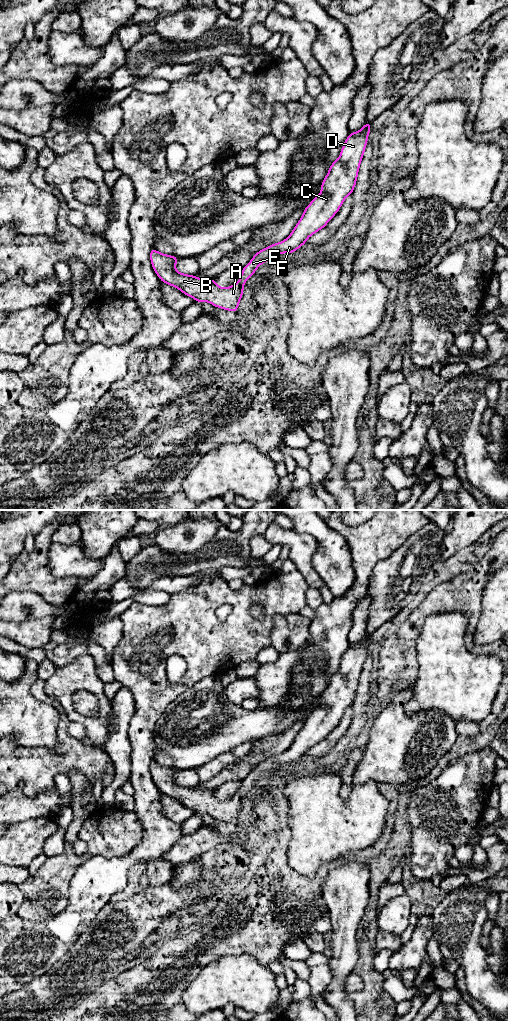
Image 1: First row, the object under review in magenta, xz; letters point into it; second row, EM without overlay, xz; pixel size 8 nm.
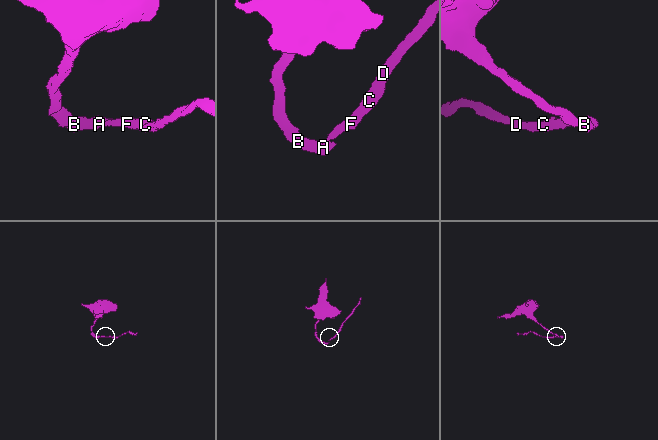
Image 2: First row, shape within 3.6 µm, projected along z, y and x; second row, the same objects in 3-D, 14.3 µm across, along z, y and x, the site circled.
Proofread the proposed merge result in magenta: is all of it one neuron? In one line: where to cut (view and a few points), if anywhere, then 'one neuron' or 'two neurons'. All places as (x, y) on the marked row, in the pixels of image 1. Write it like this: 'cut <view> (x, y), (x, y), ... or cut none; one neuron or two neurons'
cut none; one neuron

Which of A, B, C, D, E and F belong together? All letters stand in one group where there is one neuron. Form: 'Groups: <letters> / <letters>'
Groups: A B C D E F

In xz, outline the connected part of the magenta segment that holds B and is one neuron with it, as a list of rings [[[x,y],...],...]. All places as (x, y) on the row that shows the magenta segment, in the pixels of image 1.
[[[365,123],[361,130],[350,132],[339,158],[329,167],[328,174],[322,181],[321,193],[305,208],[289,237],[255,253],[252,260],[242,269],[239,281],[235,285],[222,288],[214,279],[201,279],[179,273],[175,268],[177,257],[162,254],[152,248],[150,260],[158,277],[162,282],[178,288],[199,303],[207,301],[215,307],[237,312],[244,283],[254,275],[256,269],[276,255],[292,254],[300,248],[312,234],[325,227],[339,211],[345,198],[352,194],[370,128],[371,124]]]

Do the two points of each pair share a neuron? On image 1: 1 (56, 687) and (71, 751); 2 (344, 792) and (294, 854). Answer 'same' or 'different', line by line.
1: different
2: different

